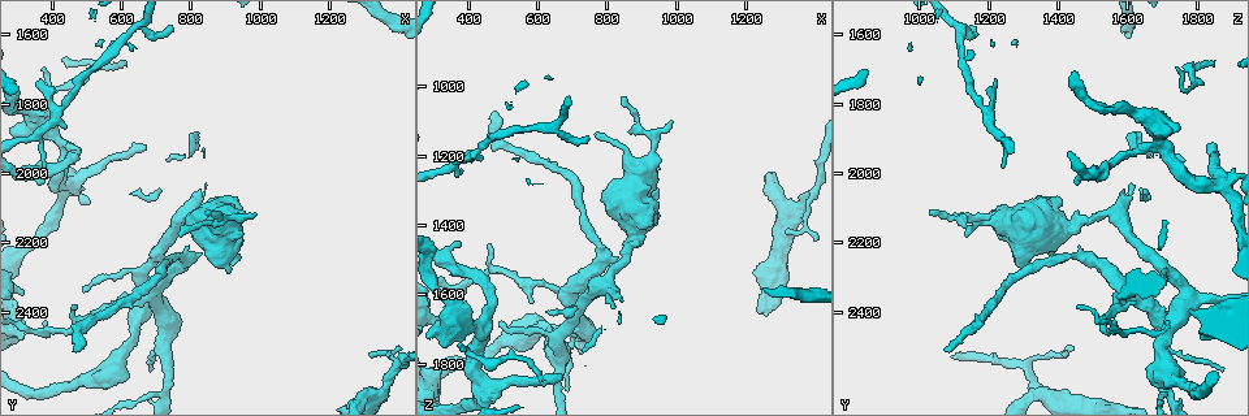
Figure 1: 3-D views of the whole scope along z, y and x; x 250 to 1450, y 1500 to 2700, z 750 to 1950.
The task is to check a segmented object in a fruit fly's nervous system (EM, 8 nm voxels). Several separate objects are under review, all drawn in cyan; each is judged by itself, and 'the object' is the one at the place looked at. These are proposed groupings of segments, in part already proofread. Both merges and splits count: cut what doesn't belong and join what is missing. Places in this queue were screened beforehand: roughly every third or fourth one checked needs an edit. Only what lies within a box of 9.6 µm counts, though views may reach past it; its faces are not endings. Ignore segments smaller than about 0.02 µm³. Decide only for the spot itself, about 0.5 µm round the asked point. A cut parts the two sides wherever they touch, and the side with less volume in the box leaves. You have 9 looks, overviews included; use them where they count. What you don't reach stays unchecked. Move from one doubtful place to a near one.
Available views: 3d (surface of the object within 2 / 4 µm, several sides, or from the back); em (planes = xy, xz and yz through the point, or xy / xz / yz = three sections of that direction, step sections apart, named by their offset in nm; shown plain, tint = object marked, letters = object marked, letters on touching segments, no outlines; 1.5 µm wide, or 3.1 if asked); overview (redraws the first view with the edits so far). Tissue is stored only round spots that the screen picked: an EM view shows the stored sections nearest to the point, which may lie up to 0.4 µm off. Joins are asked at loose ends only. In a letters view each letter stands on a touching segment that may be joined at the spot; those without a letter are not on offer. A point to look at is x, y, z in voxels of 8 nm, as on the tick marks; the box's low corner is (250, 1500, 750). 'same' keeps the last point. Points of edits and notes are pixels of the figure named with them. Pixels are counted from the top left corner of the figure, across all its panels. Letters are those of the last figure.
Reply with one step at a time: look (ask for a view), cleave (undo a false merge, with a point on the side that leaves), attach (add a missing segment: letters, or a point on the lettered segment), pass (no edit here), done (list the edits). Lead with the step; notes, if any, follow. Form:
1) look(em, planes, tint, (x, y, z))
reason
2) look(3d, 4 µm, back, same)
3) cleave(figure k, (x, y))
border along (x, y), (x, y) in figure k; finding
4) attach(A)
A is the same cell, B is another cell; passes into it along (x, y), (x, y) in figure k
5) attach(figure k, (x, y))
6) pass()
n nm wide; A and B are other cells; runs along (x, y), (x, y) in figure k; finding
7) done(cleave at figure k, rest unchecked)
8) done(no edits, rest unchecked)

look(3d, 4 µm, (770, 2180, 1150))
thin end

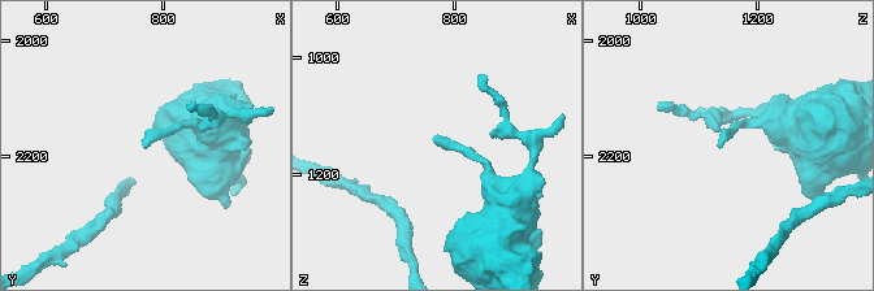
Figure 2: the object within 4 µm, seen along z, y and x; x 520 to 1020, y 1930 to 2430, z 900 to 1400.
look(em, xy, step 4, letters, (770, 2180, 1145))

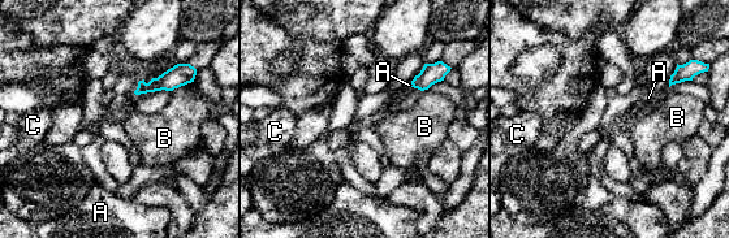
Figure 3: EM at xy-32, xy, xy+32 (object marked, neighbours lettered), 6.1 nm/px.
pass()
B touches over 130 nm; A, B and C are other cells; border along (188, 82), (171, 91) in figure 3; none of them fits

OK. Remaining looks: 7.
look(3d, 2 µm, (660, 1910, 1840))
branch stops here

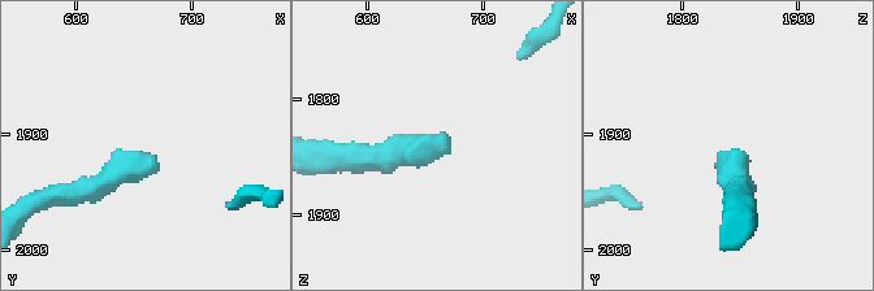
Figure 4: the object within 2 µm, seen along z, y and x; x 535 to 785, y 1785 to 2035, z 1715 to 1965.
look(em, xz, step 8, tint, (668, 1918, 1838))
shape alone is not enough

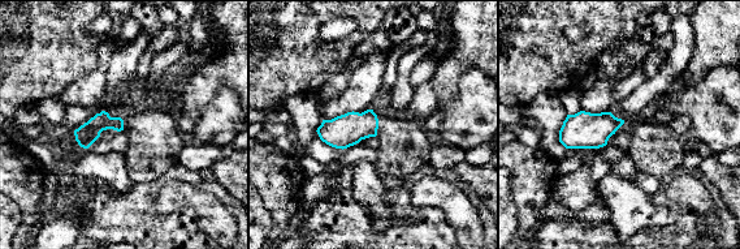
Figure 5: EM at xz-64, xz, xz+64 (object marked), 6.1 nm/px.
look(em, xy, step 8, letters, same)
cut it another way

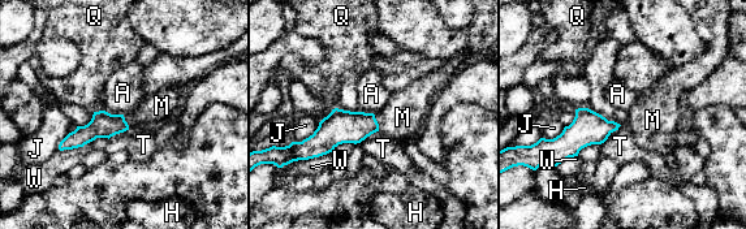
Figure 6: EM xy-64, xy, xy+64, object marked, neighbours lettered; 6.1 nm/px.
attach(M)
M is the same cell, A, H, J, Q, T and W are other cells; passes into it along (340, 126), (376, 122), (402, 117) in figure 6; it goes on there

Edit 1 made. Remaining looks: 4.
look(overview)

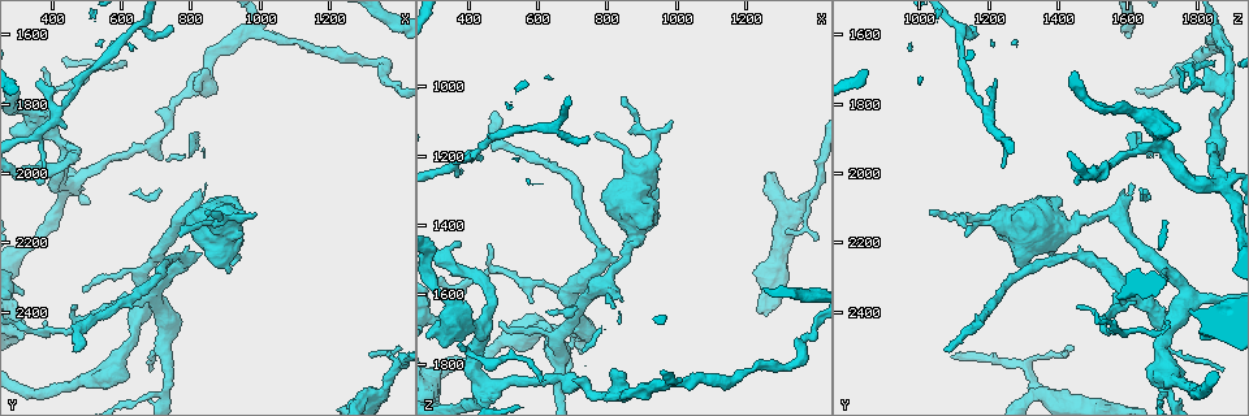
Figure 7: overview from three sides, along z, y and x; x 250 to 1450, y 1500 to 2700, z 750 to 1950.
look(em, planes, plain, (490, 2600, 1750))
calibre changes

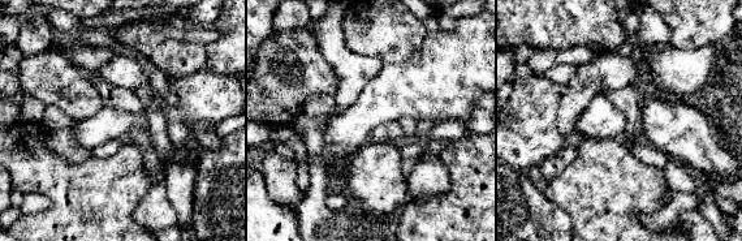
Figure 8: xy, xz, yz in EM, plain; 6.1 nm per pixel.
look(em, planes, tint, same)

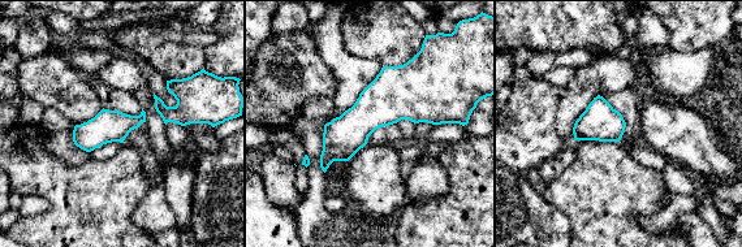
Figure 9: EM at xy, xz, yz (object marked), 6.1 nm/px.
look(em, planes, letters, same)

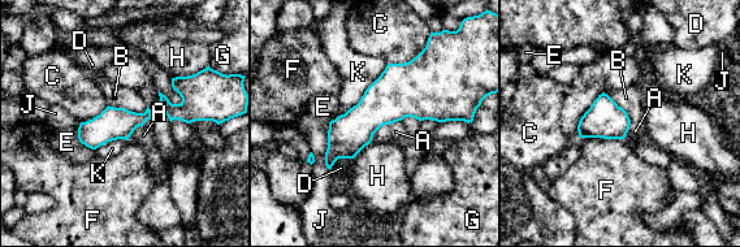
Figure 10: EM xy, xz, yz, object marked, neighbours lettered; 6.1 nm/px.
pass()
A, B, C, D, E, F, G, H, J and K are other cells; border along (108, 104), (135, 112), (147, 108) in figure 10; one neuron here

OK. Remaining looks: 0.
done(attach at figure 6, rest unchecked)

